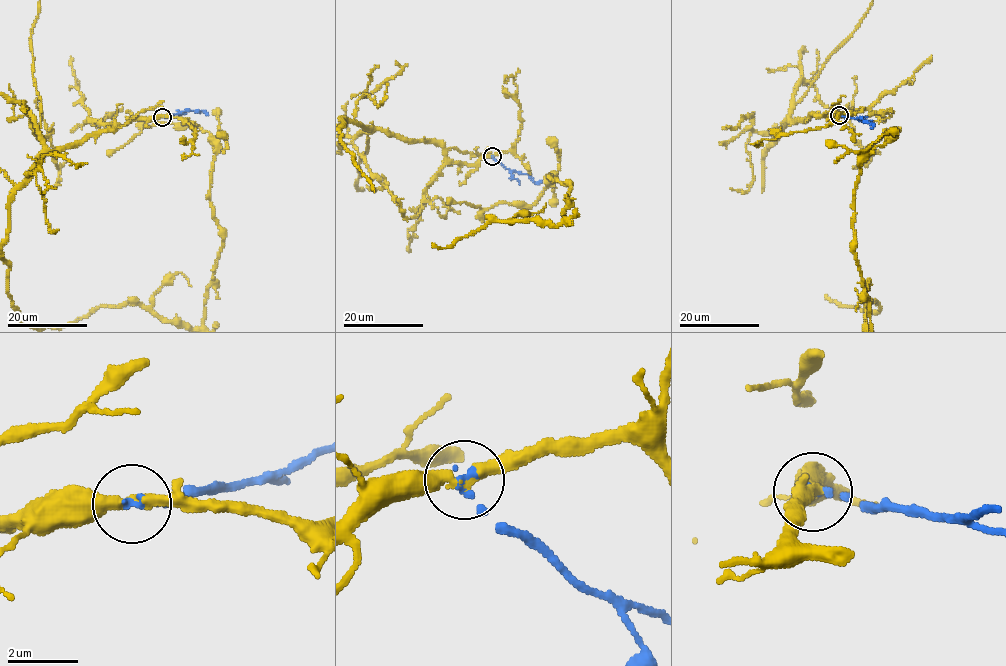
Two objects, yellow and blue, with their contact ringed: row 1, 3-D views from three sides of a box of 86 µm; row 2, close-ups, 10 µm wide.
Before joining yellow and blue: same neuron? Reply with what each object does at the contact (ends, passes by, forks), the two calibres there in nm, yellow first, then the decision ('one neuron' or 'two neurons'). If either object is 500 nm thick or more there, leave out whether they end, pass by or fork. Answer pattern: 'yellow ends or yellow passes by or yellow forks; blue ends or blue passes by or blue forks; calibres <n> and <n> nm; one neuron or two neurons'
yellow passes by; blue ends; calibres 320 and 240 nm; one neuron

